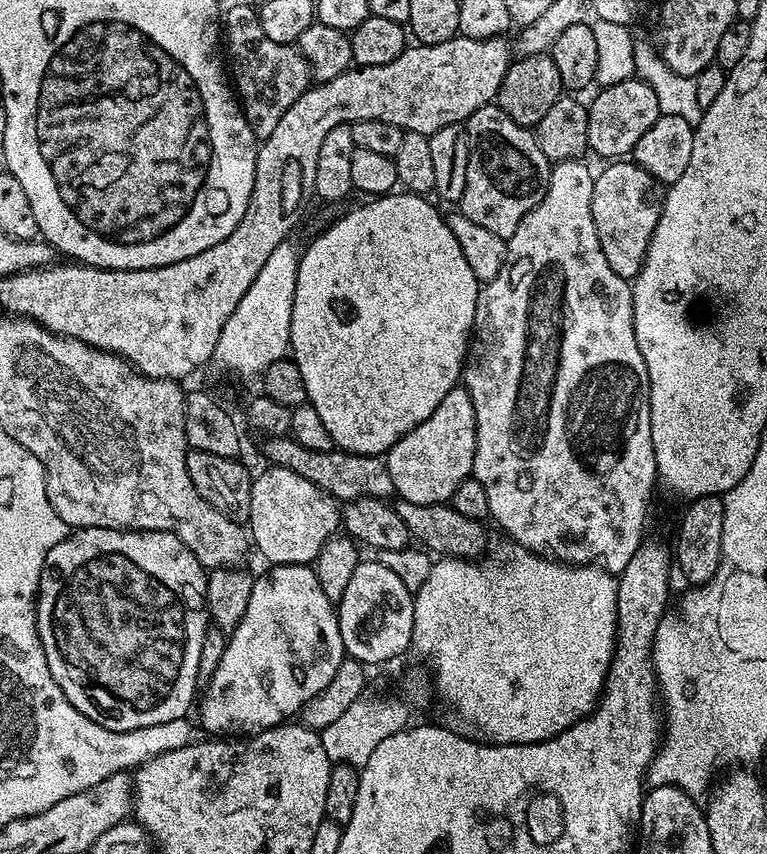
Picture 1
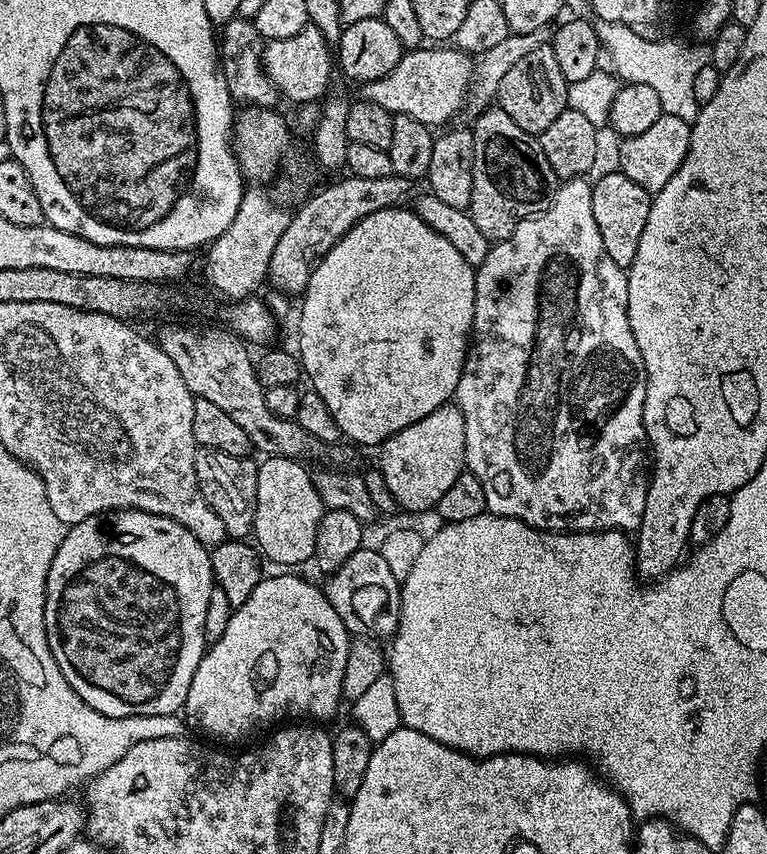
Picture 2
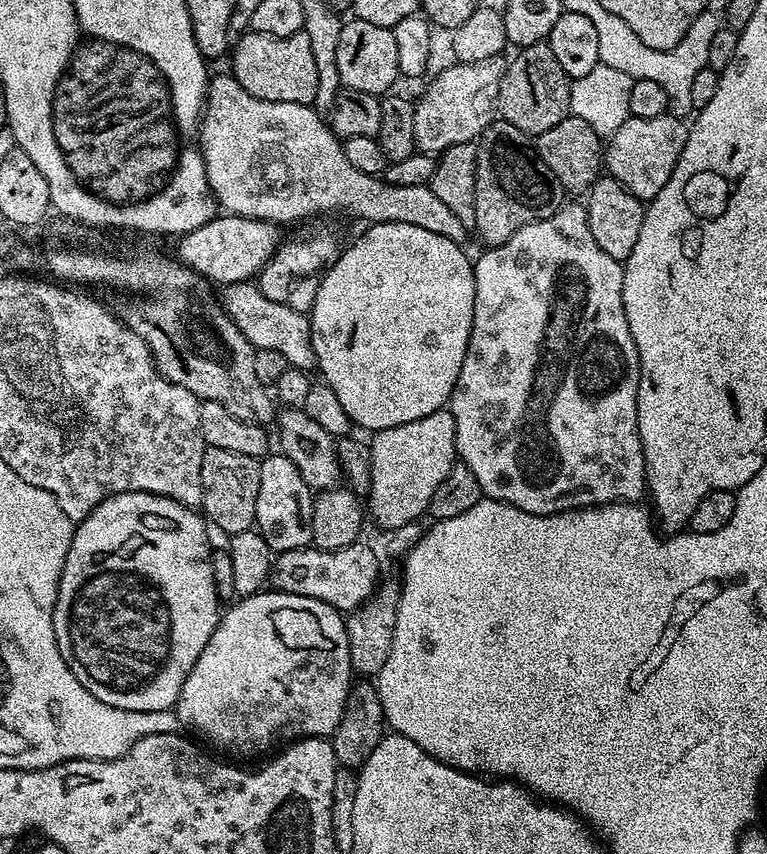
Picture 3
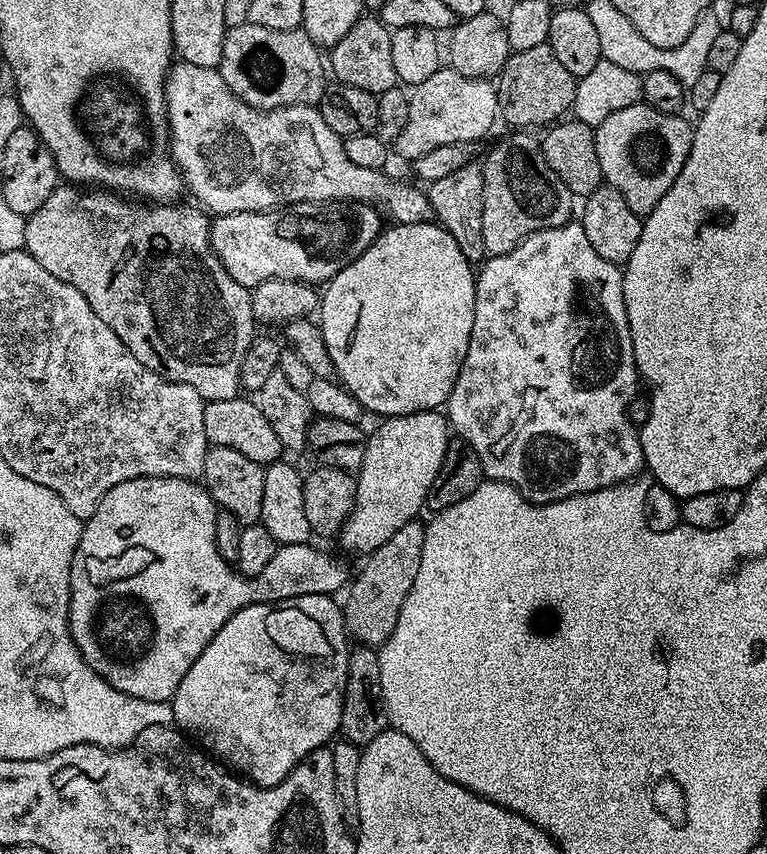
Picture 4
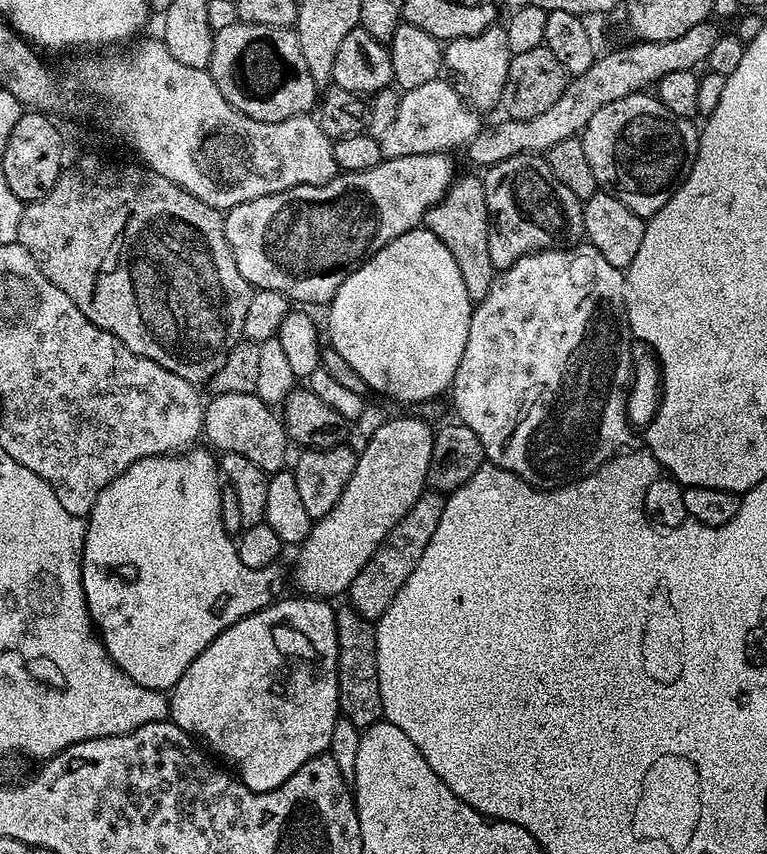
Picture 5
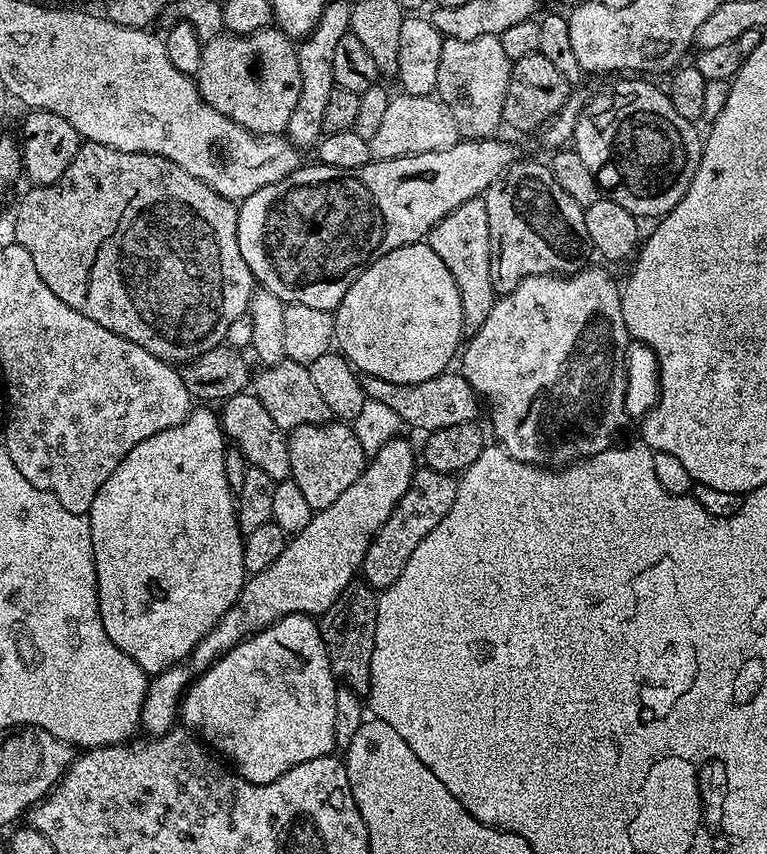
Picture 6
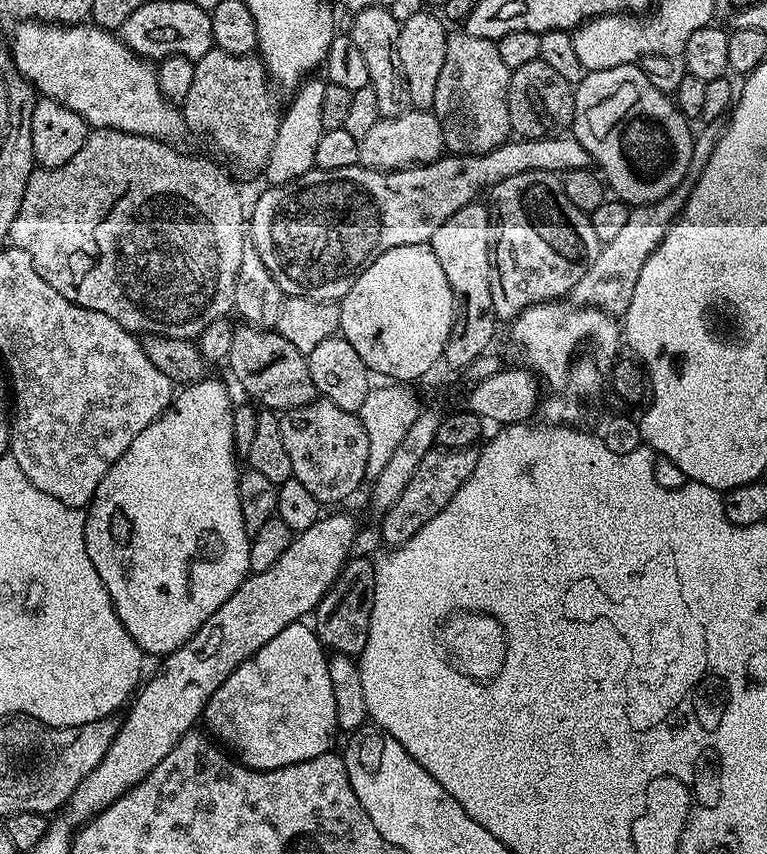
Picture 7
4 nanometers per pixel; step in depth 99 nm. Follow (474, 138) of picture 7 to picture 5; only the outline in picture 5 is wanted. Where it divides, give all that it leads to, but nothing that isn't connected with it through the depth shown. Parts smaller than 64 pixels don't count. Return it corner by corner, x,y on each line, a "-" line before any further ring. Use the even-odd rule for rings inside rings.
503,26
487,28
485,32
472,38
447,41
442,48
442,64
446,72
449,72
447,75
450,83
473,110
492,108
495,104
497,107
501,103
512,58
510,42
506,42
506,30

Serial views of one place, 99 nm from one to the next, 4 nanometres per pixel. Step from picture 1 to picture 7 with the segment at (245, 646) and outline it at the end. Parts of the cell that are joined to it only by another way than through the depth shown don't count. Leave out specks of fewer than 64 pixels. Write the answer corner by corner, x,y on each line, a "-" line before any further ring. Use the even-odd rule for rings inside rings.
304,622
291,624
286,626
286,630
282,630
282,634
270,638
270,642
262,646
262,650
239,664
230,678
226,678
226,682
218,686
204,708
202,720
203,723
208,723
207,731
221,745
229,744
237,752
235,755
239,763
248,768
257,768
260,772
278,770
282,766
306,762
333,751
332,743
338,737
338,729
334,690
330,690
328,656
315,631
306,625

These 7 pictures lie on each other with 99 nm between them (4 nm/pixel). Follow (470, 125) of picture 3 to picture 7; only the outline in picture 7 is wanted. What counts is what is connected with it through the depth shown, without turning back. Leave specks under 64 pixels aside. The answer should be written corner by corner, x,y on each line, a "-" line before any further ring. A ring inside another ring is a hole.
407,110
396,117
382,118
374,122
366,138
358,146
359,165
379,172
393,172
399,168
411,168
414,164
429,164
445,155
442,126
430,110

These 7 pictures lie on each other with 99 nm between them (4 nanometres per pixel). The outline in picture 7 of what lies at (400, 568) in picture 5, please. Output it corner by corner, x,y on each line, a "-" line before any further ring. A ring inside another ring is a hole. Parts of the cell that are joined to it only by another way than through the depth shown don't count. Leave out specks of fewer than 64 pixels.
433,446
426,458
418,462
418,470
414,470
414,478
410,478
406,490
402,490
398,502
390,506
390,510
383,513
380,524
380,536
388,543
388,546
399,546
406,543
410,537
418,532
434,514
438,514
454,498
454,494
474,474
474,466
480,457
479,451
475,447
466,448
442,448

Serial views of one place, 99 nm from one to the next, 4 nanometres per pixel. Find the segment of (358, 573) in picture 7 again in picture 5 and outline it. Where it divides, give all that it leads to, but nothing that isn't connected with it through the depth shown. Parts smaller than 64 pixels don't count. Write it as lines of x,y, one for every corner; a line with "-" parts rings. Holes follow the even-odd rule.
350,606
336,608
336,633
338,634
338,690
340,691
340,714
358,729
369,728
382,718
384,707
380,701
380,683
376,675
376,626
373,621
362,618

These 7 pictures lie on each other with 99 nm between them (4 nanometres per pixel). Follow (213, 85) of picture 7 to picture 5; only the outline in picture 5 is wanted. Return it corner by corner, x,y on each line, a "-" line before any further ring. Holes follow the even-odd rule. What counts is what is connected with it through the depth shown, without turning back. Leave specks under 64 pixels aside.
239,22
234,26
226,26
226,30
218,30
212,37
212,53
207,70
226,102
230,102
234,110
258,122
282,122
286,118
302,116
311,113
318,104
318,85
314,78
310,78
302,46
298,46
298,34
292,28
254,26

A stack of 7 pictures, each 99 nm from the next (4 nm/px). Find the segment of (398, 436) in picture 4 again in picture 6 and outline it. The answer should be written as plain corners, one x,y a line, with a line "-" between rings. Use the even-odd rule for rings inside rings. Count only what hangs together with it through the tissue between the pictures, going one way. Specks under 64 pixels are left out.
395,438
381,448
365,463
364,473
356,479
329,507
321,508
306,526
306,530
295,533
288,545
266,570
253,572
245,579
244,589
234,606
226,612
216,625
198,642
190,657
191,663
208,668
217,658
240,644
248,636
269,628
287,616
302,614
319,618
346,590
348,583
357,579
364,567
366,550
372,537
390,518
394,506
406,494
412,475
418,467
418,452
403,438

